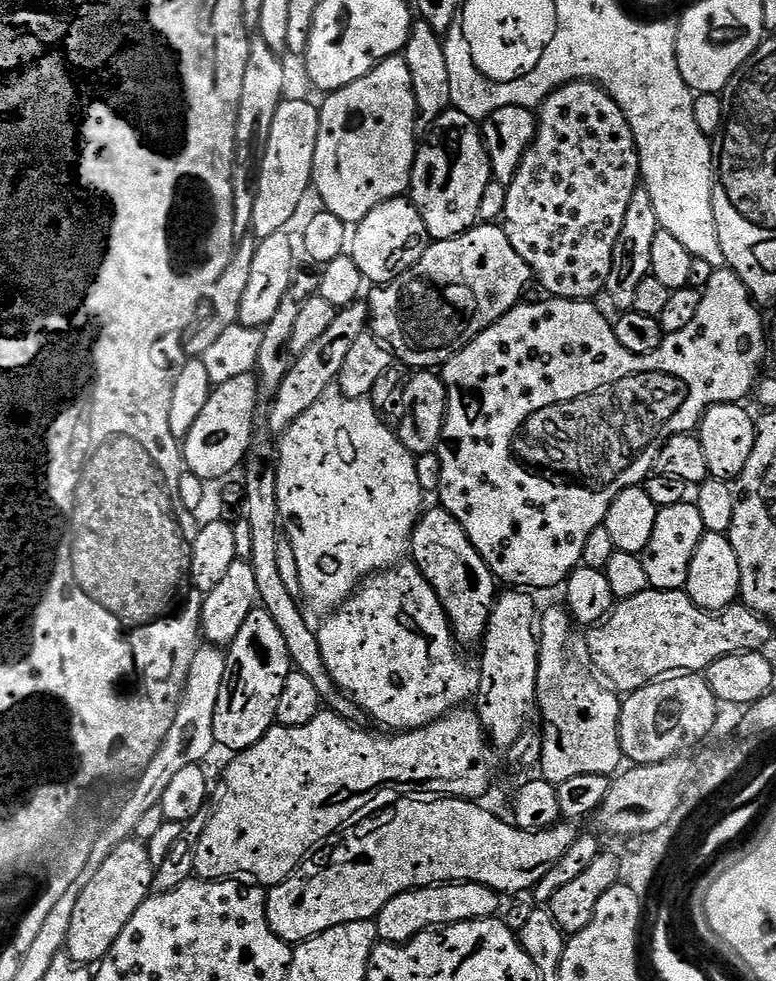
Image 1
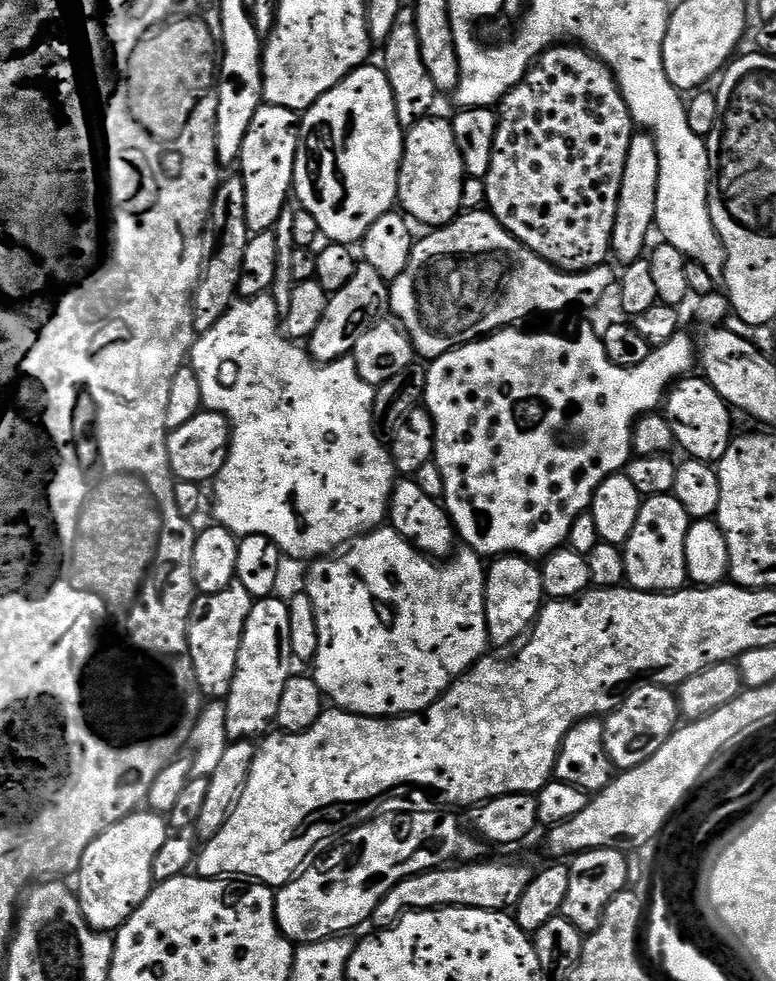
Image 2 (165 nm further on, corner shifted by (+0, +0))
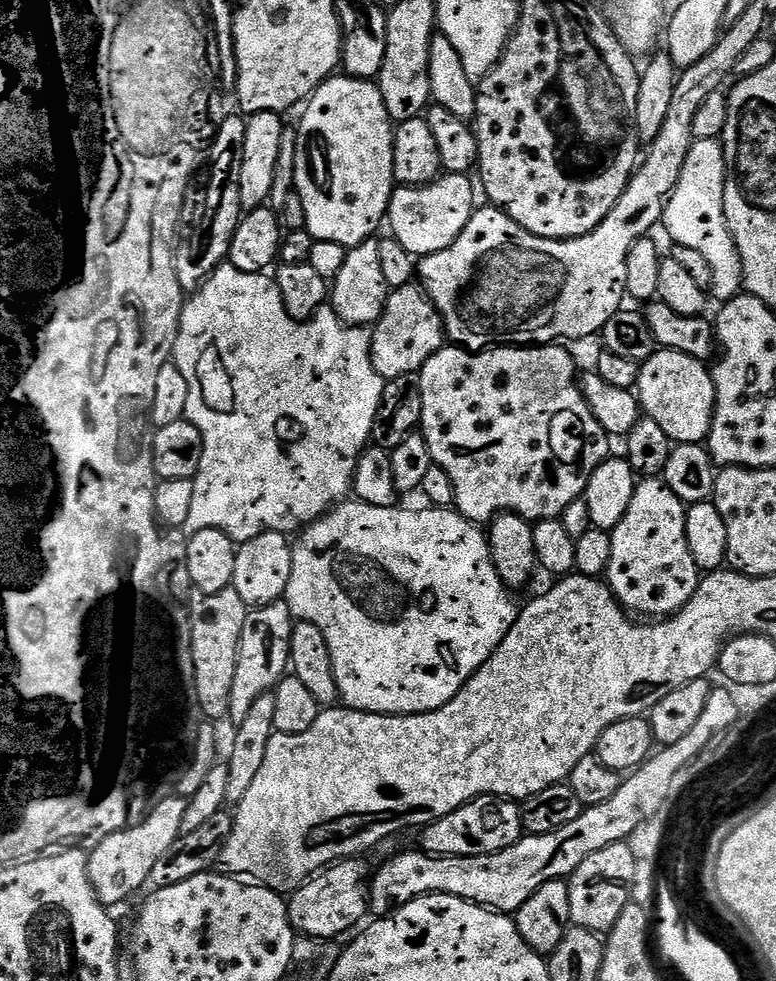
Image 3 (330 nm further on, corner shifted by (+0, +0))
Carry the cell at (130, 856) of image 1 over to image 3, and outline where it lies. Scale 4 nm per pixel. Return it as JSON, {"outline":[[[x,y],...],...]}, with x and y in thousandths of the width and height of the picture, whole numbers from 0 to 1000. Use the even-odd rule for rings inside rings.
{"outline":[[[219,810],[198,821],[196,827],[184,833],[182,840],[166,839],[164,844],[122,857],[120,864],[124,865],[113,869],[113,894],[130,922],[155,922],[168,916],[186,900],[189,902],[195,898],[204,875],[209,875],[211,867],[232,853],[235,830],[240,830],[241,821],[238,812]]]}

